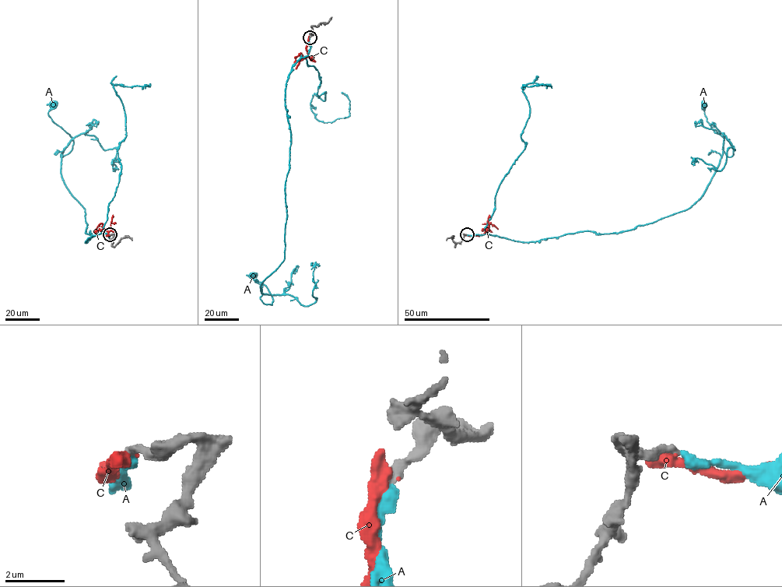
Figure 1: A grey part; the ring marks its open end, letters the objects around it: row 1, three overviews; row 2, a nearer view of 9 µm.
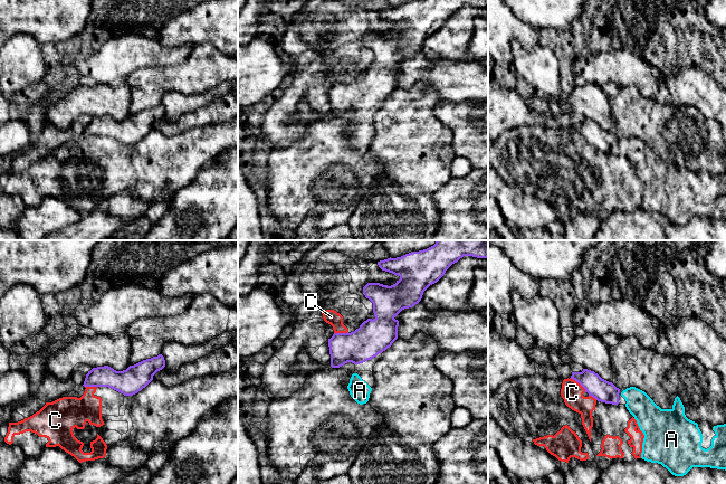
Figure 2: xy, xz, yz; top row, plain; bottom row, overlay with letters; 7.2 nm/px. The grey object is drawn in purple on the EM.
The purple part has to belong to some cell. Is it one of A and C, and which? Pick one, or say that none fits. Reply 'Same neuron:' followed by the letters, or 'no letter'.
Same neuron: A

